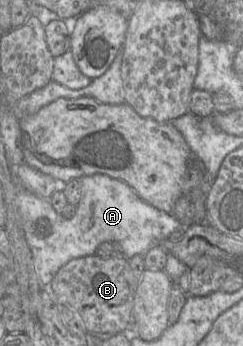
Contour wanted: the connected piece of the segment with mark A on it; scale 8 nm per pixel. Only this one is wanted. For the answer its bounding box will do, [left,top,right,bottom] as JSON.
[16,174,185,287]

